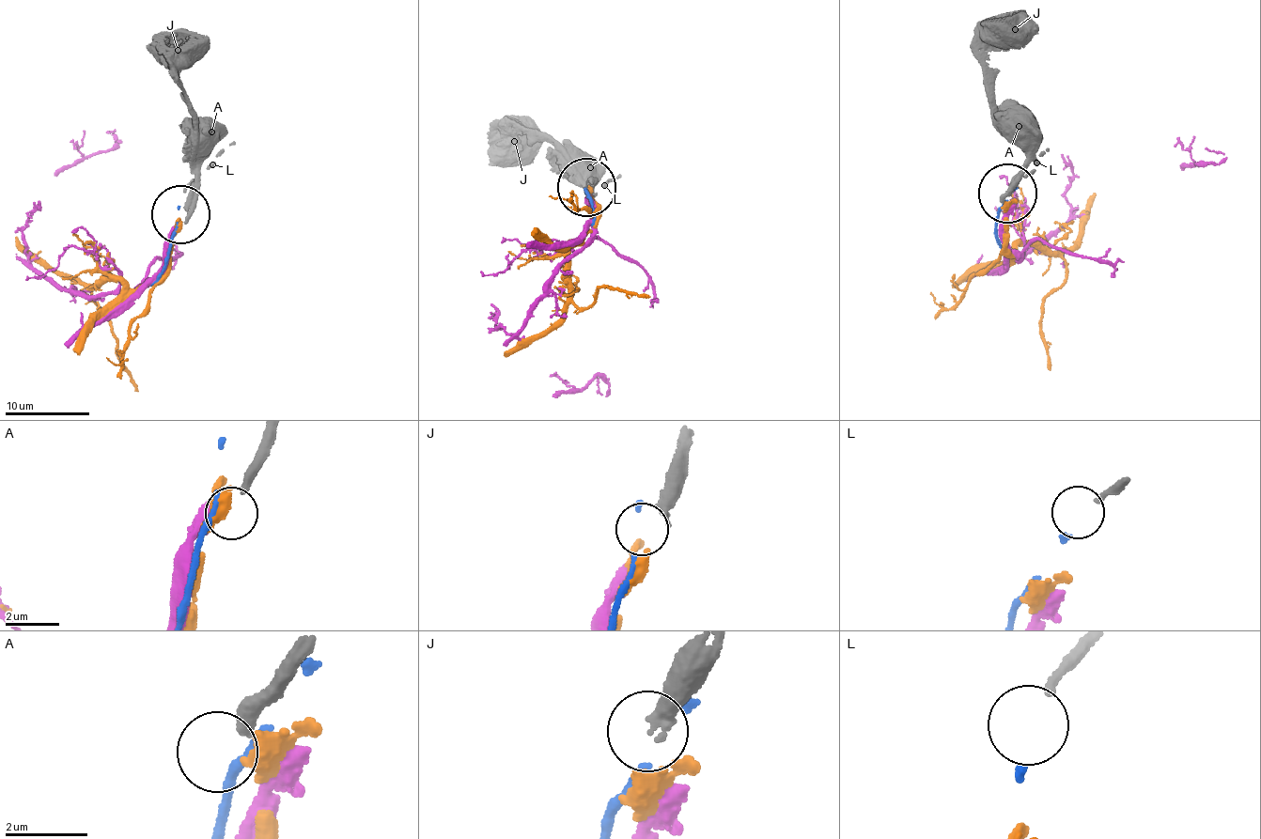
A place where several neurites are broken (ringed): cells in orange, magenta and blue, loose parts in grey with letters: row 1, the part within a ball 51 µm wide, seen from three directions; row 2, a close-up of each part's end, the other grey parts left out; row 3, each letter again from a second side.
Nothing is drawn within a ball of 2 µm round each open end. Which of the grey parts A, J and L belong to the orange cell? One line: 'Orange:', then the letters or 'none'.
Orange: J

